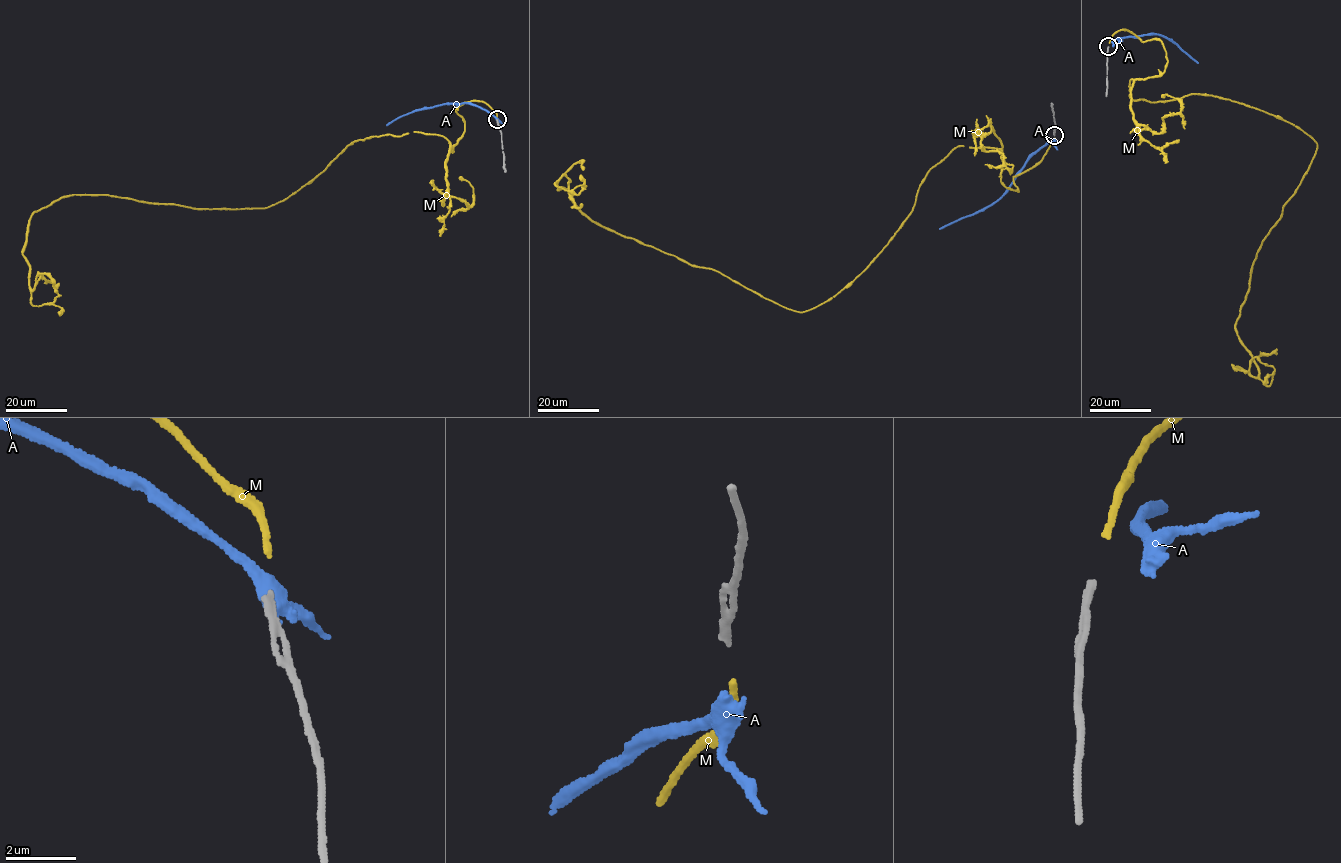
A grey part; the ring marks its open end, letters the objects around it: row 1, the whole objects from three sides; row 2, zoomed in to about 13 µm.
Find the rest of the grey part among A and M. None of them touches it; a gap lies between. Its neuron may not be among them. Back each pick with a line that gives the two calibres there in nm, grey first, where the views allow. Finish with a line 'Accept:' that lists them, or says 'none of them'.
M: calibres 240 and 180 nm
Accept: M

